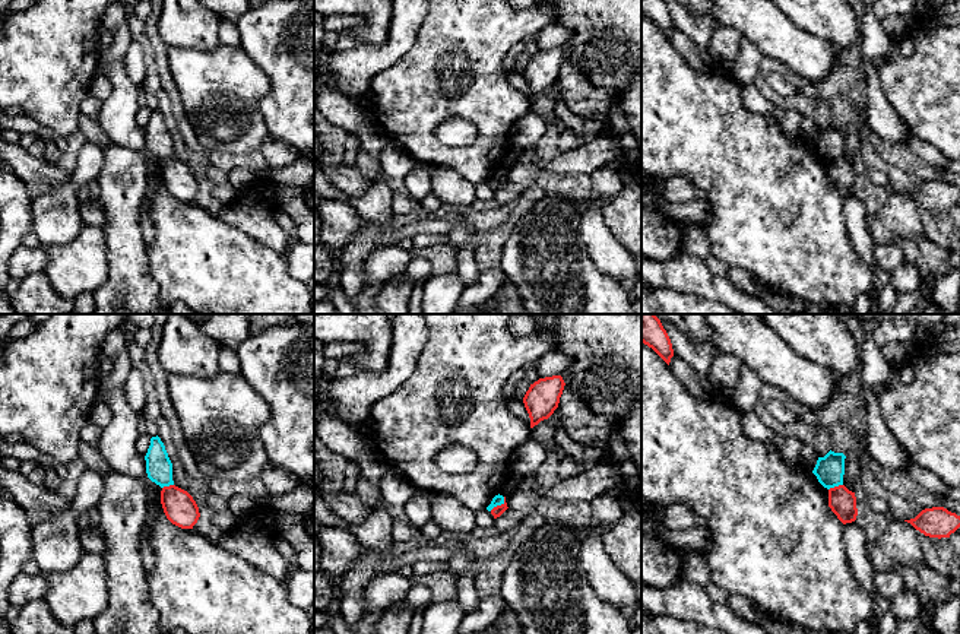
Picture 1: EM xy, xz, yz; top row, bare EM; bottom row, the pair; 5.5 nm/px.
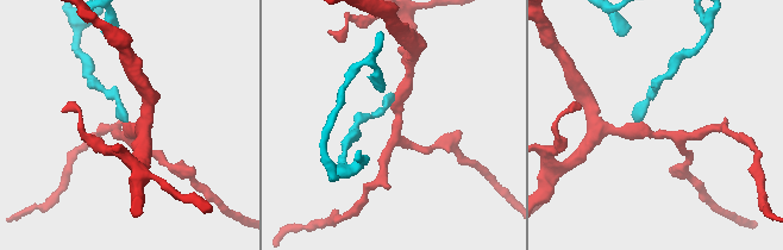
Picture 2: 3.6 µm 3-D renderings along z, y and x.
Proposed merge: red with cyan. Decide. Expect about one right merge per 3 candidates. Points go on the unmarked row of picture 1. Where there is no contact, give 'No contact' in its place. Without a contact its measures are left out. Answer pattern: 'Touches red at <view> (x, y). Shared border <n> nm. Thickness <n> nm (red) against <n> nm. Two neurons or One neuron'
Touches red at xz (498, 178). Shared border 120 nm. Thickness 60 nm (red) against 60 nm. Two neurons

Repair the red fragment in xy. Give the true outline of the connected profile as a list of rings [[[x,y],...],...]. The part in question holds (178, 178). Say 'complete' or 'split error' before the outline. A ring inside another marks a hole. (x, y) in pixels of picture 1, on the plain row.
complete; [[[175,158],[162,161],[161,177],[167,191],[181,202],[193,202],[200,190],[193,169]]]

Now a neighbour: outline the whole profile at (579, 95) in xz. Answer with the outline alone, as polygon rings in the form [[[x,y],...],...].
[[[564,58],[557,80],[564,105],[580,117],[605,117],[612,95],[593,86],[583,72],[568,58]]]

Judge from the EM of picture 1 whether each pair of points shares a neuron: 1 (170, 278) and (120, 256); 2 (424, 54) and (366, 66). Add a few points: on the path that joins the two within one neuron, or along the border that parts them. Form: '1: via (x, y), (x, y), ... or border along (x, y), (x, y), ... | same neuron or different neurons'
1: border along (145, 244), (149, 273), (158, 285), (161, 298) | different neurons
2: border along (420, 29), (411, 47), (396, 62), (371, 78) | different neurons

